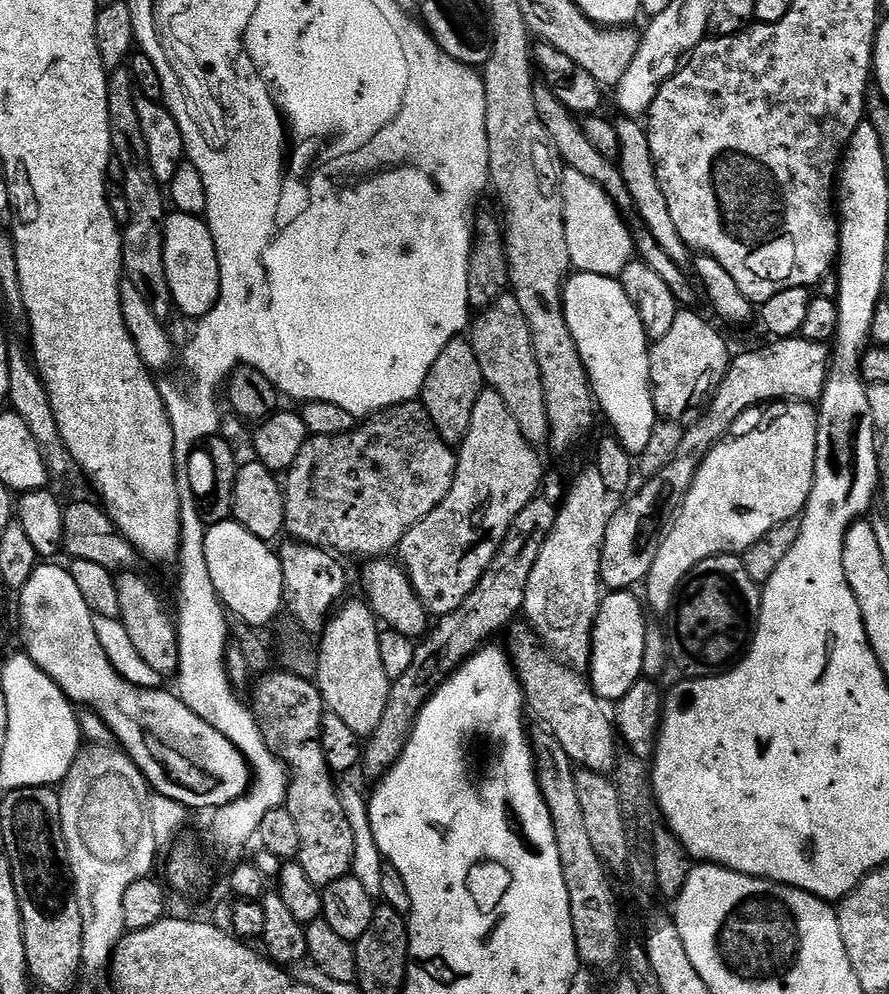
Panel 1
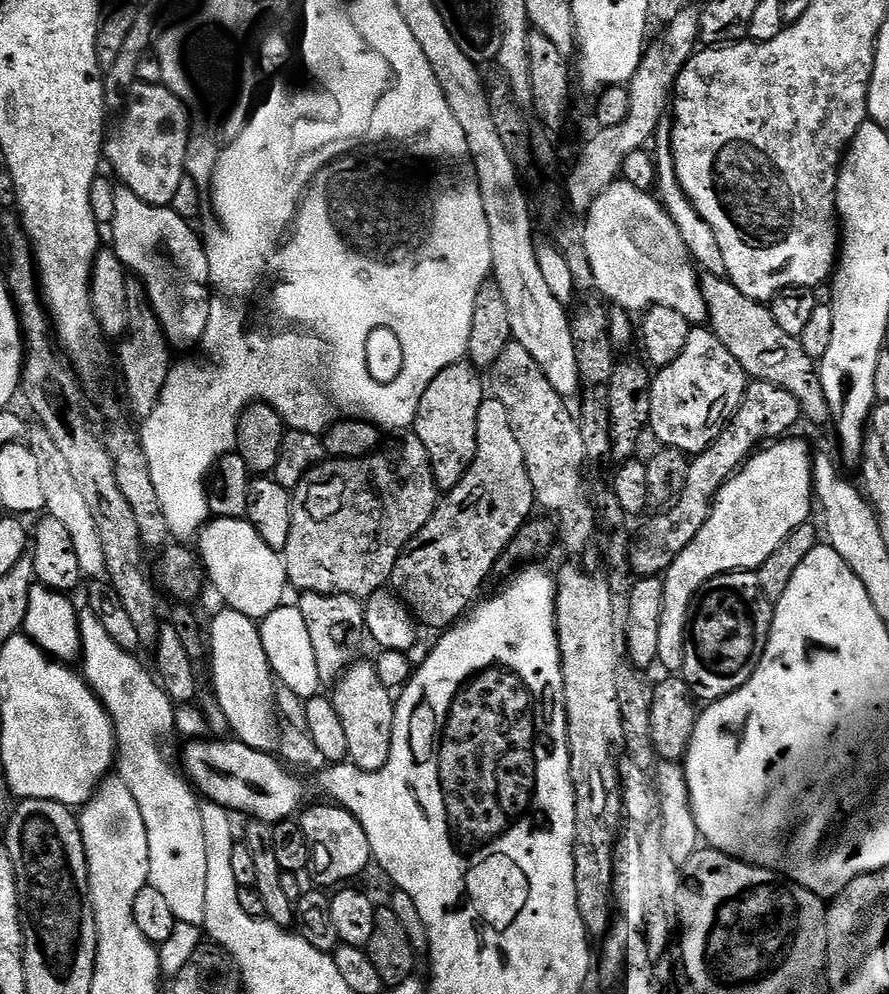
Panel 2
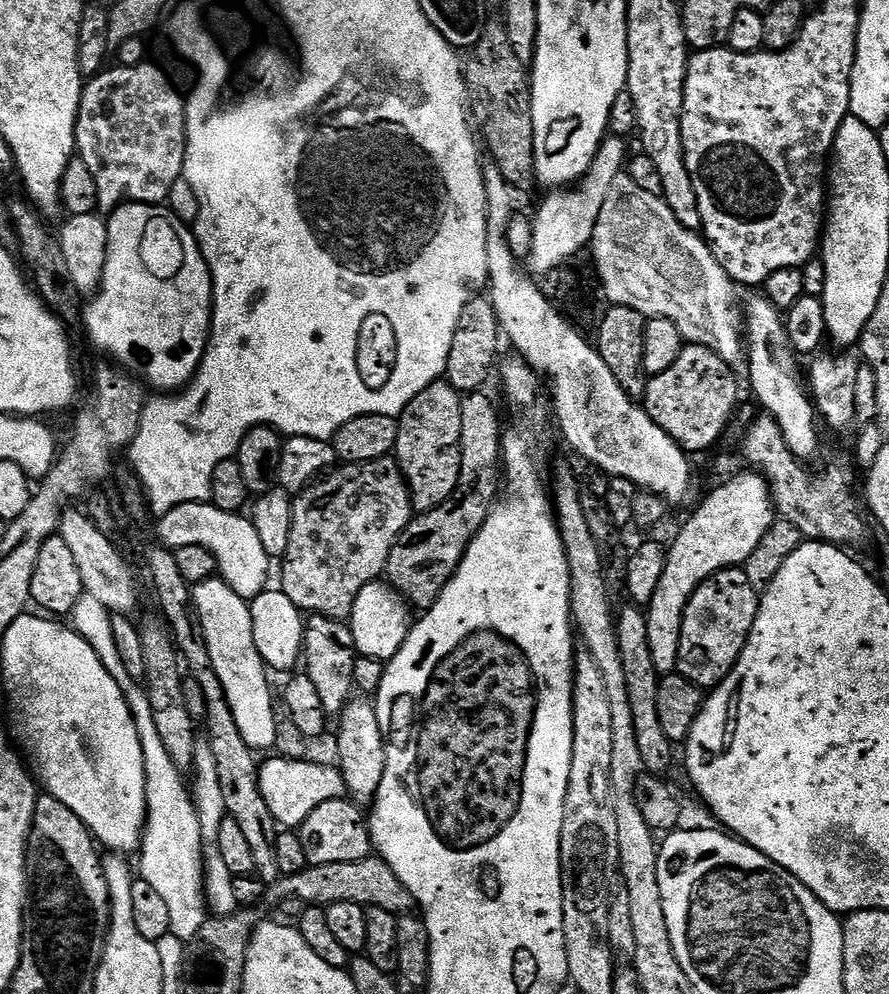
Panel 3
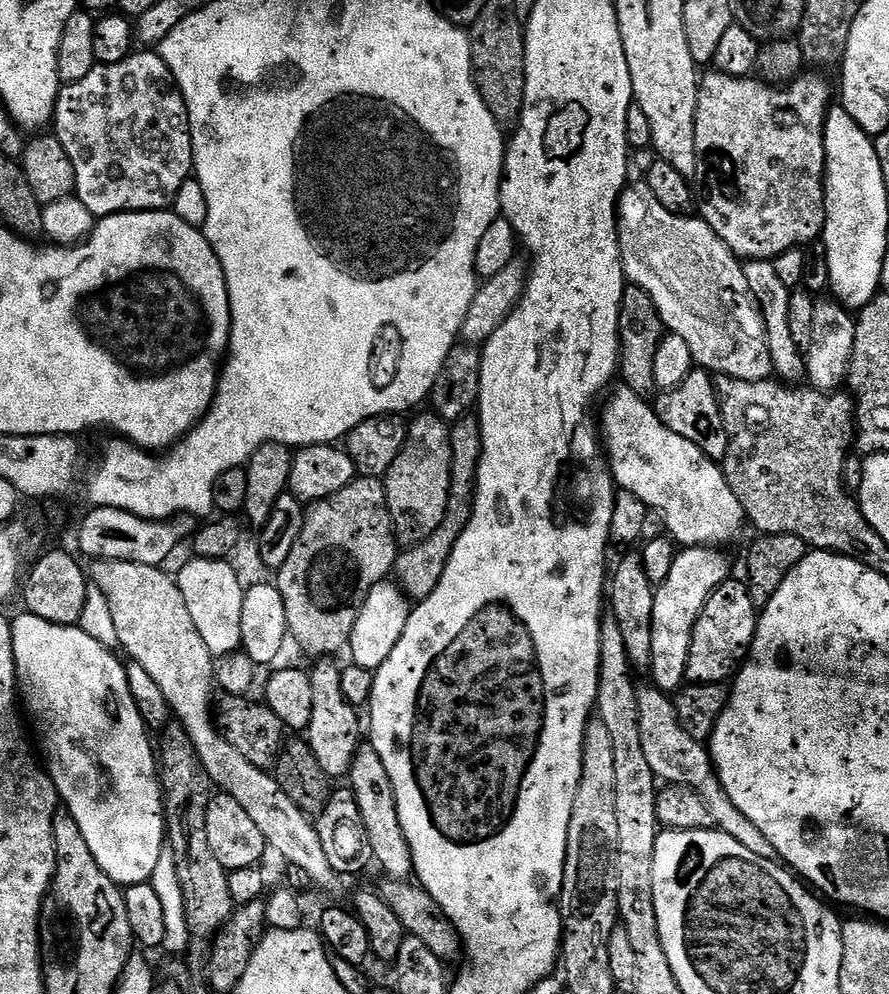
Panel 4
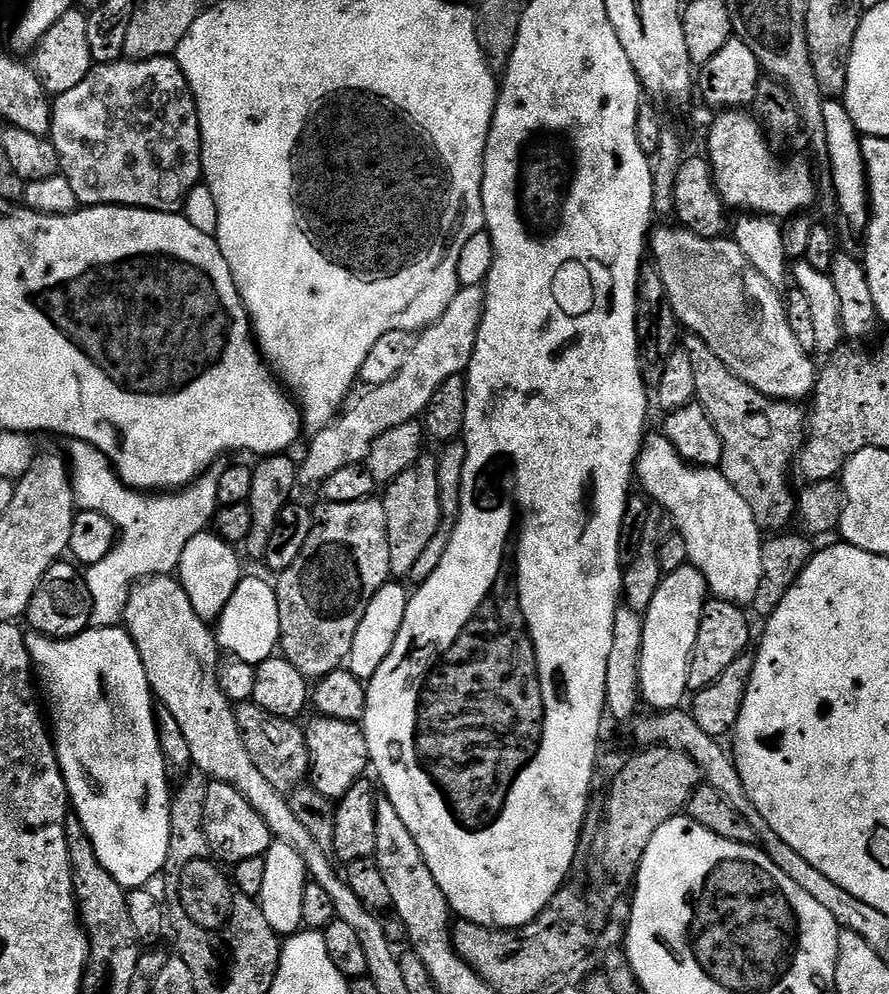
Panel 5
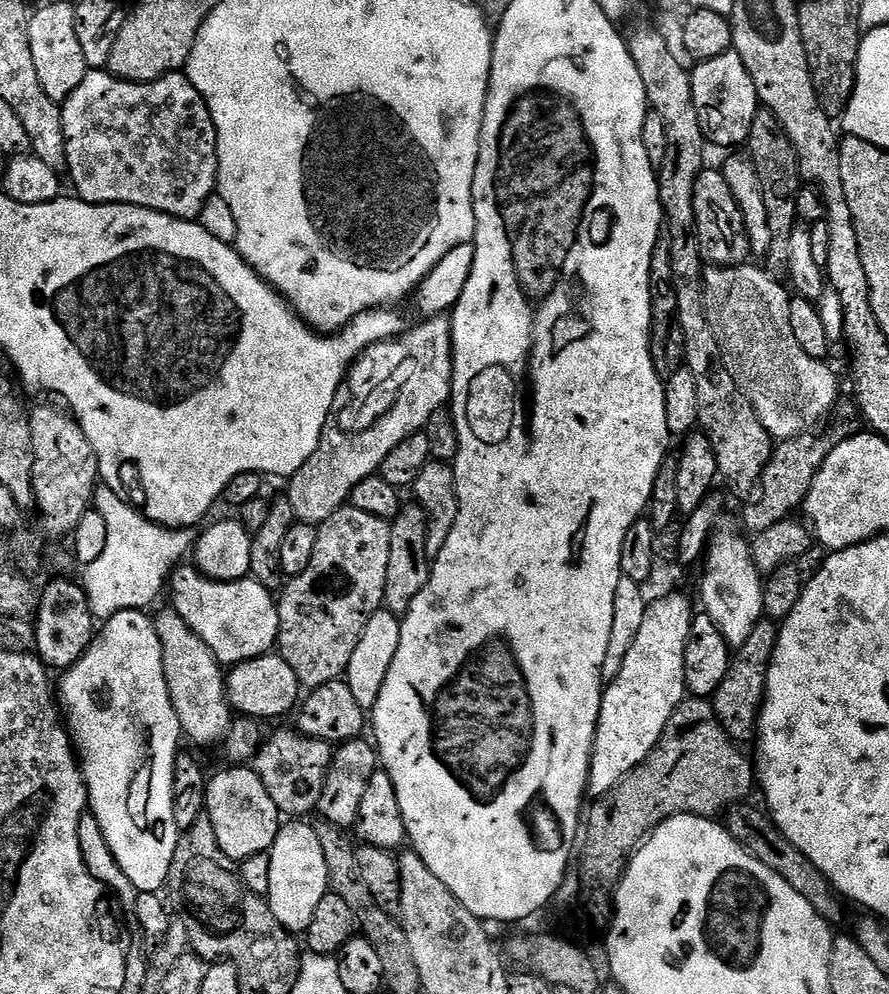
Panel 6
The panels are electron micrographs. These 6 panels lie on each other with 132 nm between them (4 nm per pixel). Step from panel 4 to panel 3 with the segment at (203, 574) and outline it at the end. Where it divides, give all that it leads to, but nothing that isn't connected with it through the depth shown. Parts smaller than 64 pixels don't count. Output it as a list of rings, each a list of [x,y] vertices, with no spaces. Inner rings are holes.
[[[213,578],[193,587],[196,612],[206,634],[207,650],[215,674],[222,684],[231,713],[246,744],[255,752],[277,745],[279,719],[276,720],[272,692],[268,686],[268,668],[254,643],[253,618],[249,603],[238,596],[221,578]]]

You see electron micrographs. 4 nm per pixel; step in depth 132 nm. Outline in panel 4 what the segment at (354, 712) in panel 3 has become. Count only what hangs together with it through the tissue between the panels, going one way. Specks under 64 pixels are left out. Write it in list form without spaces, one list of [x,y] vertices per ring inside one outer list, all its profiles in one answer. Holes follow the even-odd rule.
[[[361,746],[352,760],[352,769],[348,771],[346,780],[366,826],[375,867],[380,867],[389,880],[408,880],[413,875],[410,846],[406,842],[402,822],[398,822],[398,802],[394,798],[390,774],[386,774],[386,766],[382,758],[378,758],[378,750]]]

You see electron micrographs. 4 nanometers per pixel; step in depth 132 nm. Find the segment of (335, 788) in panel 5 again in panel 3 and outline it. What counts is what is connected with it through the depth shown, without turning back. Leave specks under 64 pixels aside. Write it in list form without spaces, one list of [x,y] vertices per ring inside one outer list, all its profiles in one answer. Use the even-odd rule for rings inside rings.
[[[325,616],[307,617],[304,626],[304,651],[302,668],[314,682],[318,695],[322,698],[322,706],[329,717],[339,717],[348,701],[354,696],[354,662],[358,659],[356,643],[352,637],[352,629],[345,621],[331,620]]]

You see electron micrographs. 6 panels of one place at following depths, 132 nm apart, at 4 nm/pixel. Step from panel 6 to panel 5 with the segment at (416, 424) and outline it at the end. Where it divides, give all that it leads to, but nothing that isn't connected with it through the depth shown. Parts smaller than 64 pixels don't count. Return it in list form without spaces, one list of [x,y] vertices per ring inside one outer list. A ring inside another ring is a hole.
[[[479,284],[463,286],[456,297],[446,306],[446,314],[438,318],[430,327],[415,337],[415,349],[412,360],[404,363],[404,372],[400,372],[392,384],[380,388],[380,392],[372,392],[368,400],[355,401],[353,408],[345,407],[340,415],[326,427],[319,429],[308,448],[308,453],[298,464],[298,480],[301,485],[323,485],[324,479],[334,470],[342,470],[344,466],[364,464],[370,454],[370,446],[386,430],[394,430],[394,426],[402,426],[402,422],[410,422],[423,417],[428,408],[430,398],[438,391],[438,386],[446,382],[446,378],[467,373],[468,363],[478,342],[478,329],[484,313],[484,290]]]

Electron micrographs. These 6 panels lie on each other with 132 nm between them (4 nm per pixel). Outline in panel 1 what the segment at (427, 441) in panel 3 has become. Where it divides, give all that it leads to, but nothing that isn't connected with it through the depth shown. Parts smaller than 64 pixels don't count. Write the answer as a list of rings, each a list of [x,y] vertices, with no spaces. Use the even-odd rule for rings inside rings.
[[[464,338],[450,341],[446,350],[438,354],[438,362],[430,366],[430,374],[426,374],[422,393],[422,403],[428,411],[430,422],[447,444],[456,446],[463,441],[470,430],[470,414],[474,414],[474,402],[478,402],[478,394],[485,391],[485,388],[482,366],[471,343]]]

